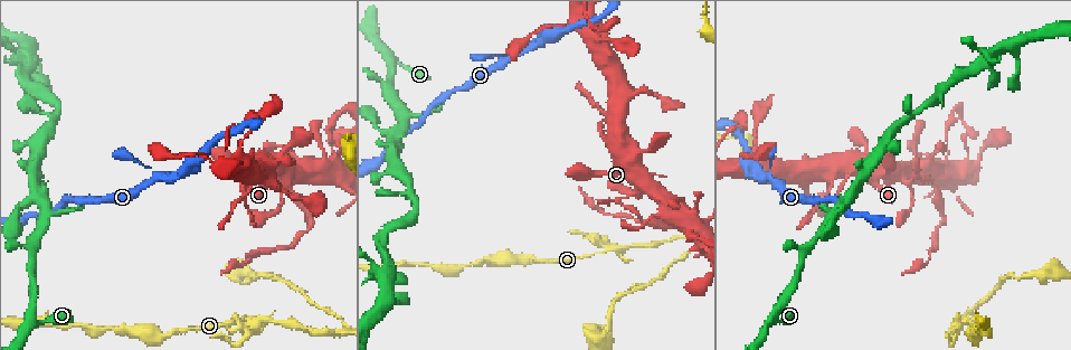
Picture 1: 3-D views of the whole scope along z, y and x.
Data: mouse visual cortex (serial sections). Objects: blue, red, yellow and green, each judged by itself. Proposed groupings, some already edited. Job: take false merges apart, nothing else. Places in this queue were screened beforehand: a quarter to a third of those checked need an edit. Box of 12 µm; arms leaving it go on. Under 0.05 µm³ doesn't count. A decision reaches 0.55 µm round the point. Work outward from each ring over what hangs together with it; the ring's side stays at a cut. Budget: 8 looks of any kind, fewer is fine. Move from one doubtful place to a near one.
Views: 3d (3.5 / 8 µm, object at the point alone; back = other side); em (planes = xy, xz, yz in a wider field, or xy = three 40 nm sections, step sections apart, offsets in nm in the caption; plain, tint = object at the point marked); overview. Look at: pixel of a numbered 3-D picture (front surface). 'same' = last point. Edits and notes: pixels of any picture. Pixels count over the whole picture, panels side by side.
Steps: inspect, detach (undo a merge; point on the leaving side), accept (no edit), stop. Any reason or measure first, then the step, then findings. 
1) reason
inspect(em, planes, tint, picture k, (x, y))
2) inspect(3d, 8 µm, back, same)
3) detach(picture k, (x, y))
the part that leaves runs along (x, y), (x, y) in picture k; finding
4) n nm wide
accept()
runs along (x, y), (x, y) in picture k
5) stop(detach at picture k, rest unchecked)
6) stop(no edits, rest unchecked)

sharp bend
inspect(3d, 8 µm, back, picture 1, (391, 59))

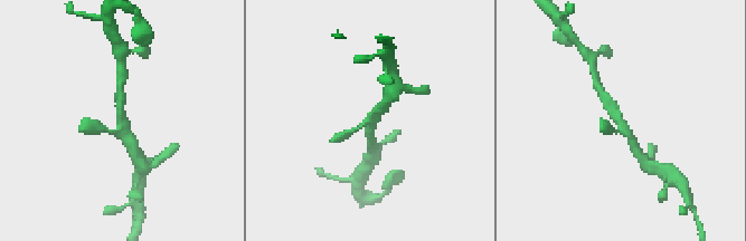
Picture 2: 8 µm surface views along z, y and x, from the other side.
zoom in
inspect(3d, 3.5 µm, picture 2, (372, 119))

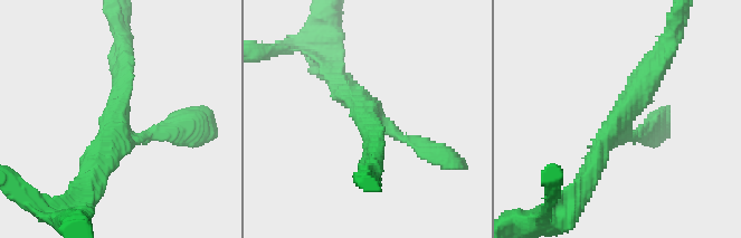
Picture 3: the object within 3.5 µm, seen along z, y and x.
3 arms; arms of 200, 250, 300 nm; shape alone is not enough
inspect(em, xy, step 5, tint, picture 3, (619, 128))

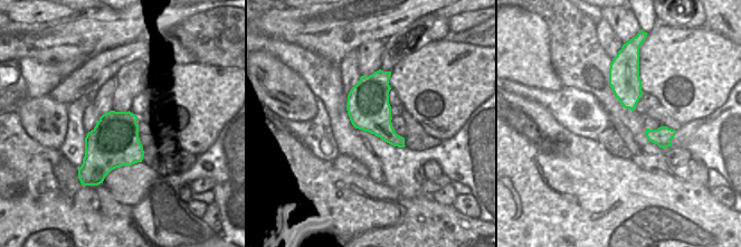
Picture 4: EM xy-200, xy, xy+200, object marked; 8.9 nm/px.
accept()
one cell here

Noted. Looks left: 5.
arms part here
inspect(3d, 3.5 µm, picture 1, (963, 320))

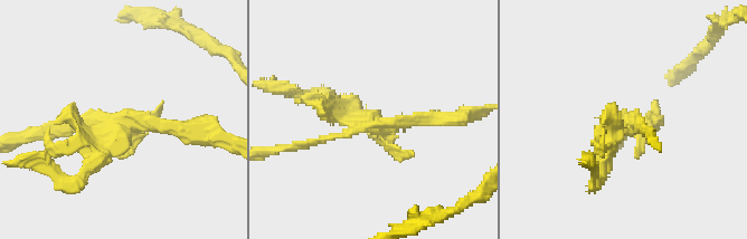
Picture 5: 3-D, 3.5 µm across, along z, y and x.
now the EM
inspect(em, planes, plain, picture 5, (355, 124))

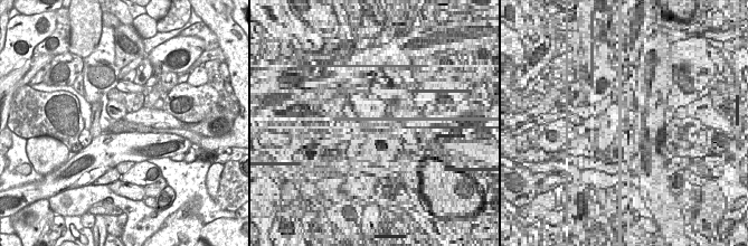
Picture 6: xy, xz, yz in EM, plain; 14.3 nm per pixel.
inspect(em, planes, tint, same)

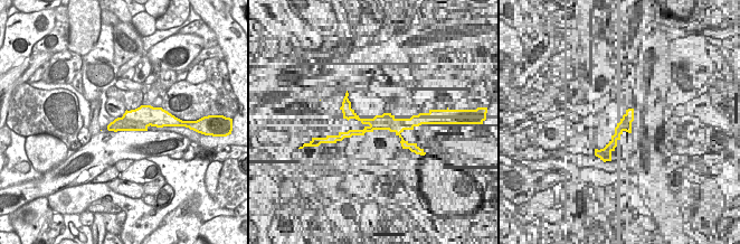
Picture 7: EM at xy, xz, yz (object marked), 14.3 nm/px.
320 nm wide
detach(picture 5, (601, 128))
border along (122, 116), (162, 127) in picture 7; two cells meet here

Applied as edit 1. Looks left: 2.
stop(detach at picture 5, rest unchecked)

